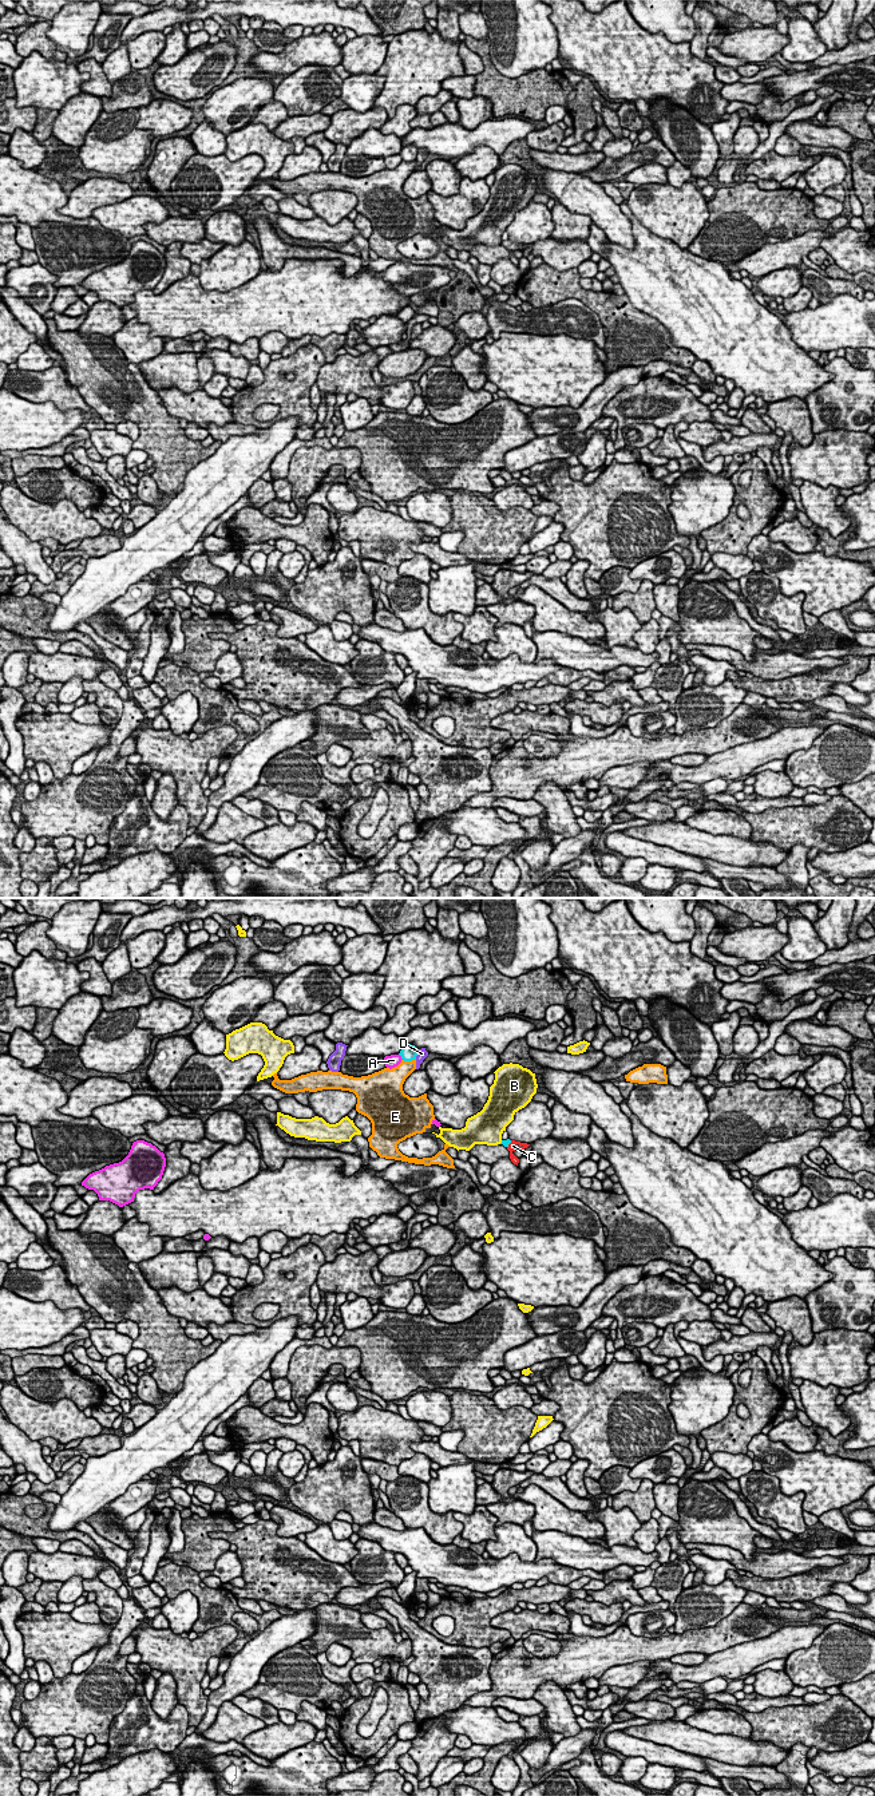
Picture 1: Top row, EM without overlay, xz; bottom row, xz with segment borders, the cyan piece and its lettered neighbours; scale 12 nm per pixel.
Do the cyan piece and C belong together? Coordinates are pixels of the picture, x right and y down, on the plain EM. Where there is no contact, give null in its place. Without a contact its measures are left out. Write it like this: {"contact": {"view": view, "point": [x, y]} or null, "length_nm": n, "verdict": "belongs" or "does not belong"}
{"contact": {"view": "xz", "point": [509, 244]}, "length_nm": 110, "verdict": "belongs"}

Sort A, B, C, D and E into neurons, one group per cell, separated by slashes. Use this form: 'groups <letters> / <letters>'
groups A / B / C / D / E

